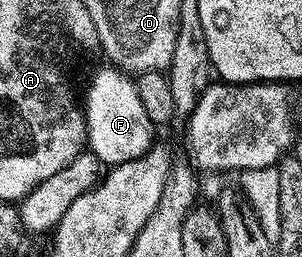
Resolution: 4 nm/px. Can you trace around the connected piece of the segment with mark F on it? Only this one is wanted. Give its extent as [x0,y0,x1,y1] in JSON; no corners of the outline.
[85,68,155,167]

